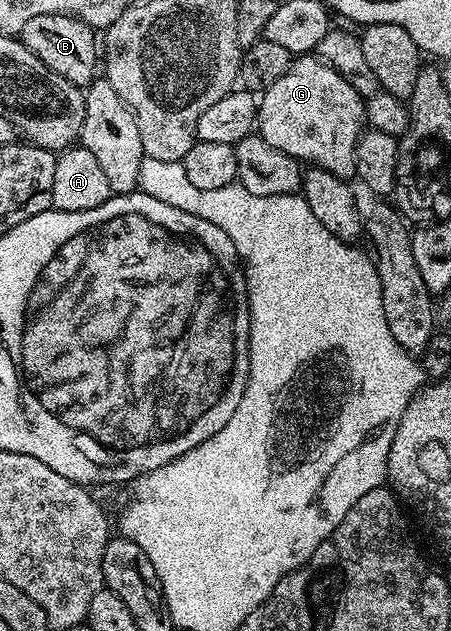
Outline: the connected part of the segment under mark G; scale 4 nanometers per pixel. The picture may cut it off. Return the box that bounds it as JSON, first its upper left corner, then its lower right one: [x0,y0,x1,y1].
[258,55,365,179]

